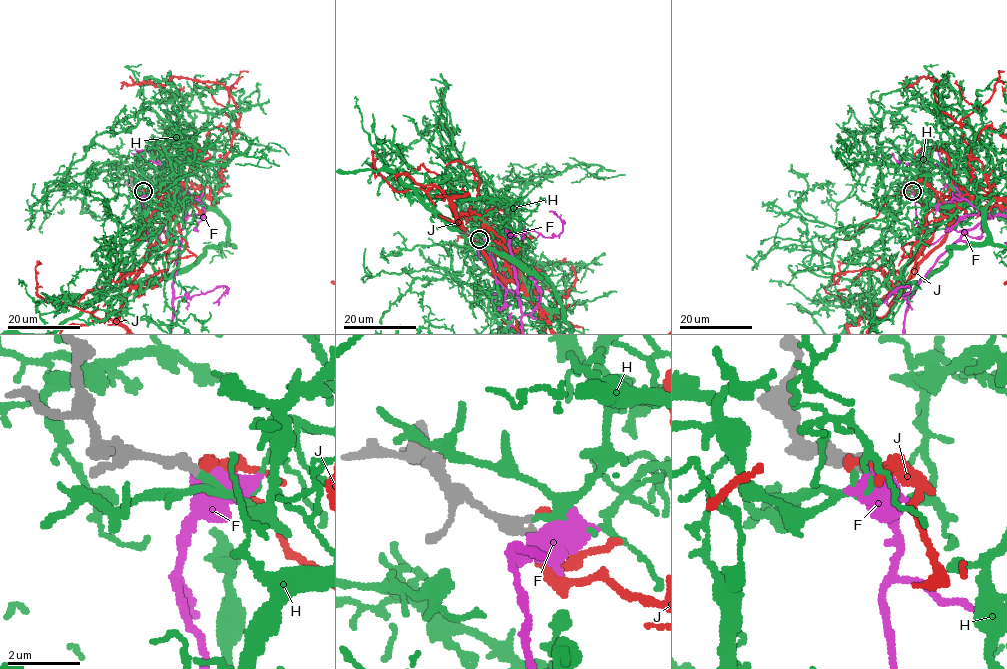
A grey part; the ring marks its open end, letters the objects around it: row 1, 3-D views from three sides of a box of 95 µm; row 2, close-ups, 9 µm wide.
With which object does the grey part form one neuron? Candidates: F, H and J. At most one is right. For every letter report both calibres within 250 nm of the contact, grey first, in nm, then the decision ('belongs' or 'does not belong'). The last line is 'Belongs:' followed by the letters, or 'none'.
F: 320/650 nm | does not belong
H: 340/240 nm | belongs
J: 320/280 nm | does not belong
Belongs: H

